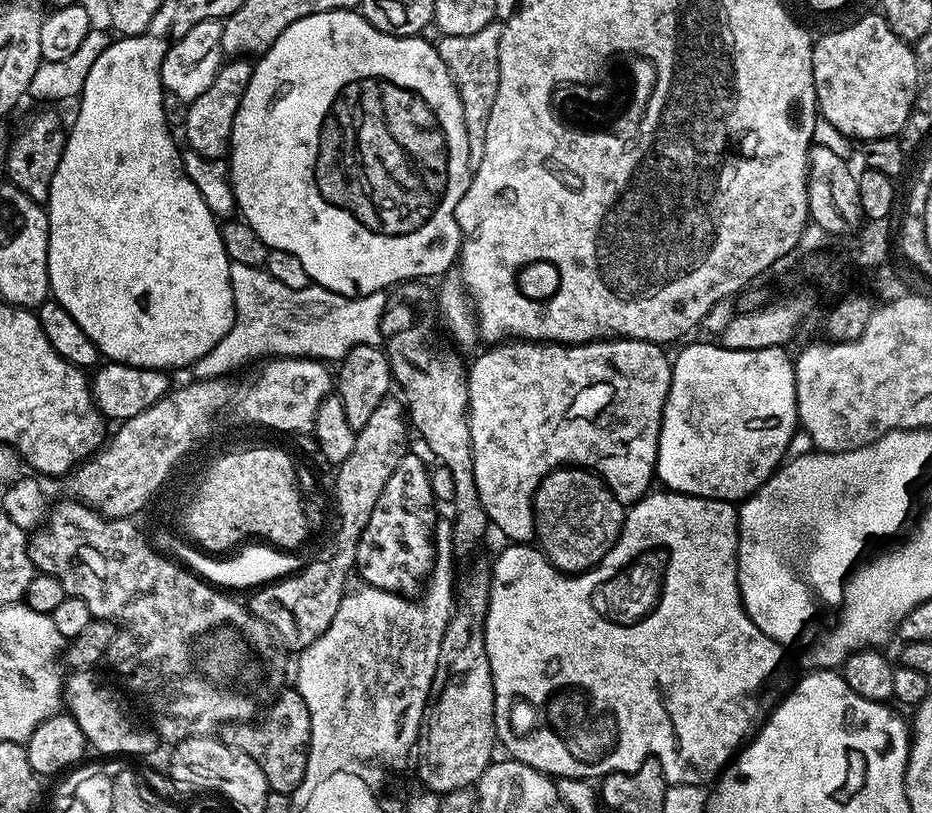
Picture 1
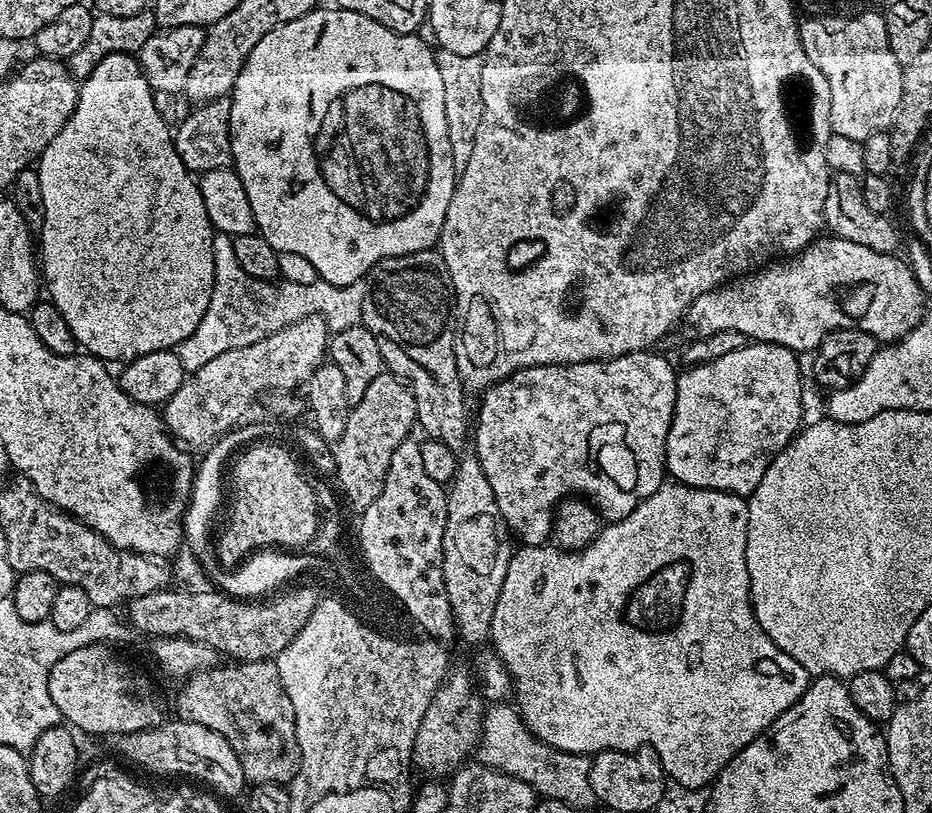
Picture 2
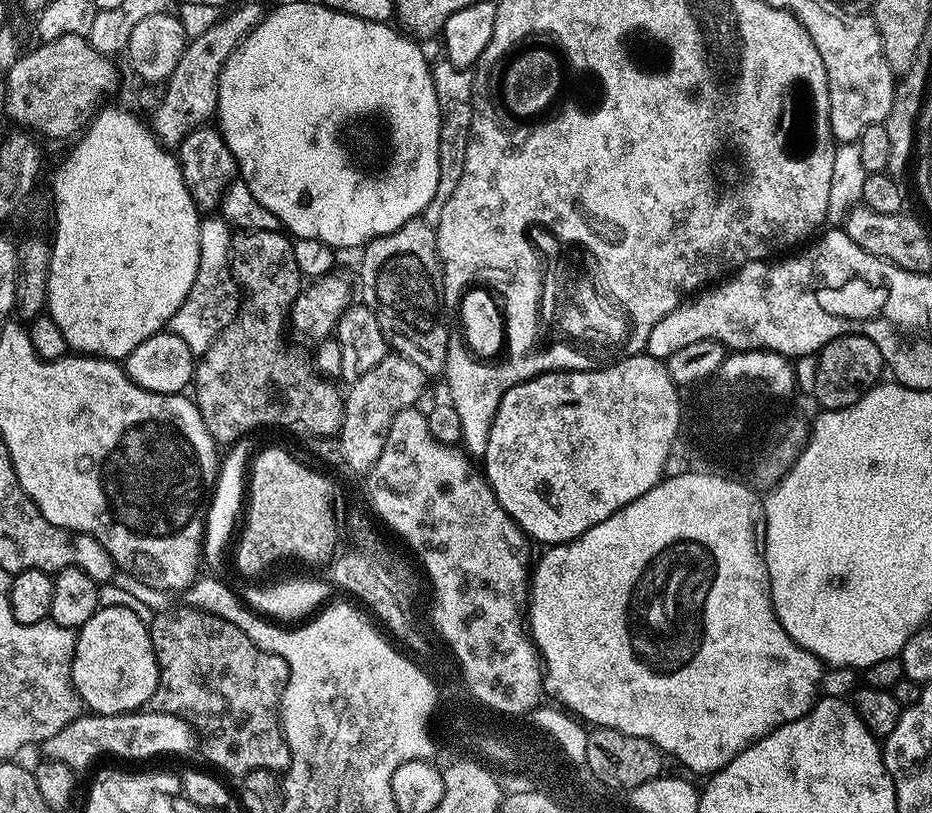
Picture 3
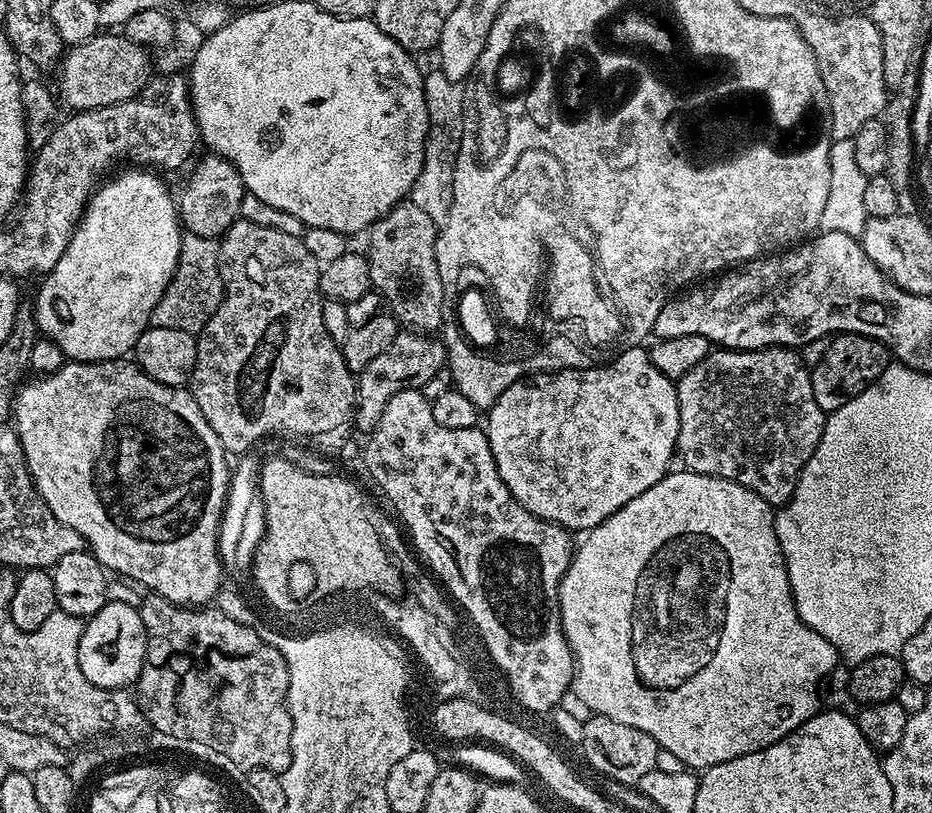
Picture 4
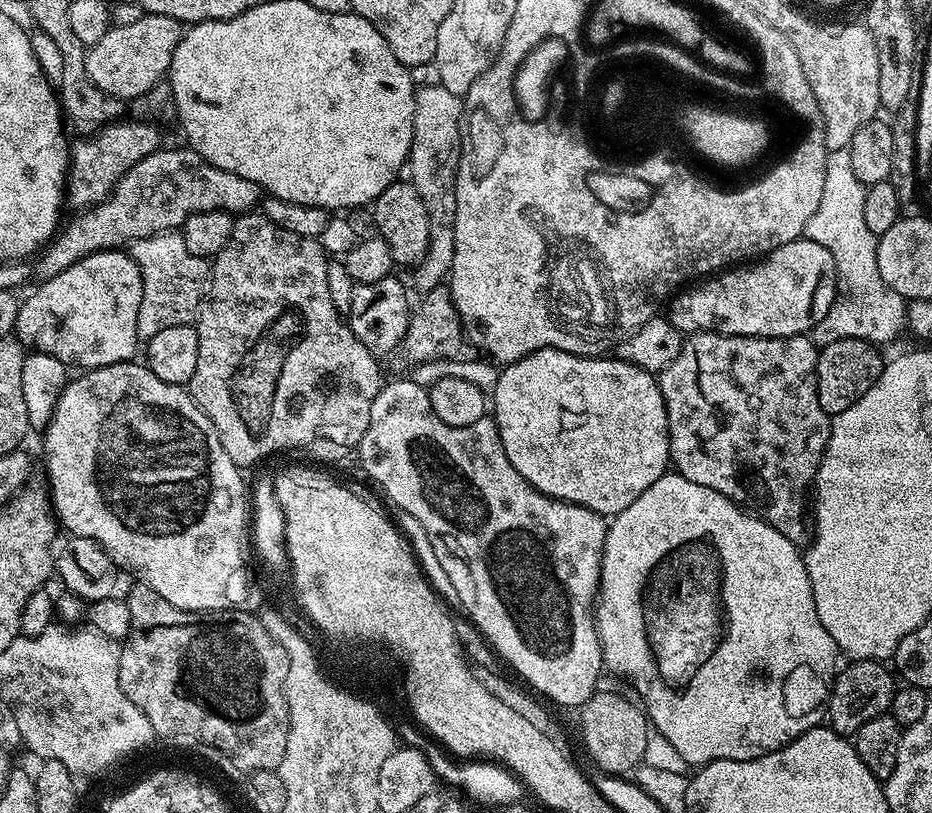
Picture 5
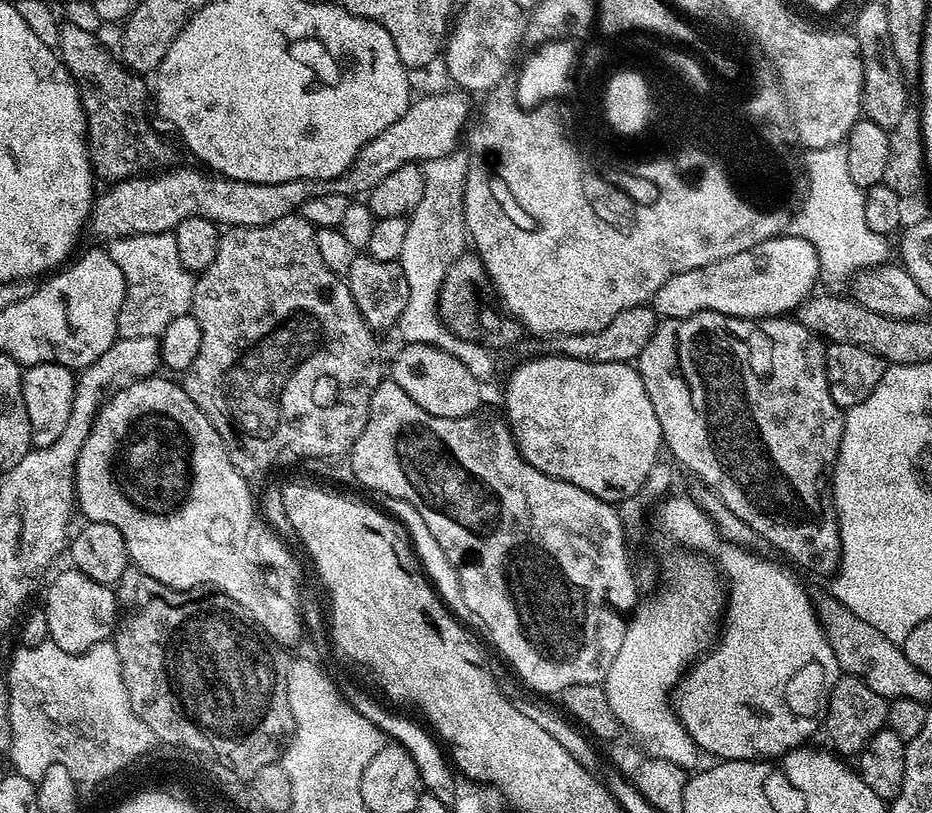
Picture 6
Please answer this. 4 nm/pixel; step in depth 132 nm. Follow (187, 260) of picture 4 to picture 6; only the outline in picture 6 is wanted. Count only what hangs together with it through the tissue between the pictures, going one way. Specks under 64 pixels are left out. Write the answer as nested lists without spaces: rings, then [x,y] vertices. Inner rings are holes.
[[[172,232],[120,236],[107,245],[106,251],[126,278],[126,294],[116,331],[119,339],[159,337],[174,318],[189,315],[194,276],[182,266],[182,258],[178,258],[178,242]]]

